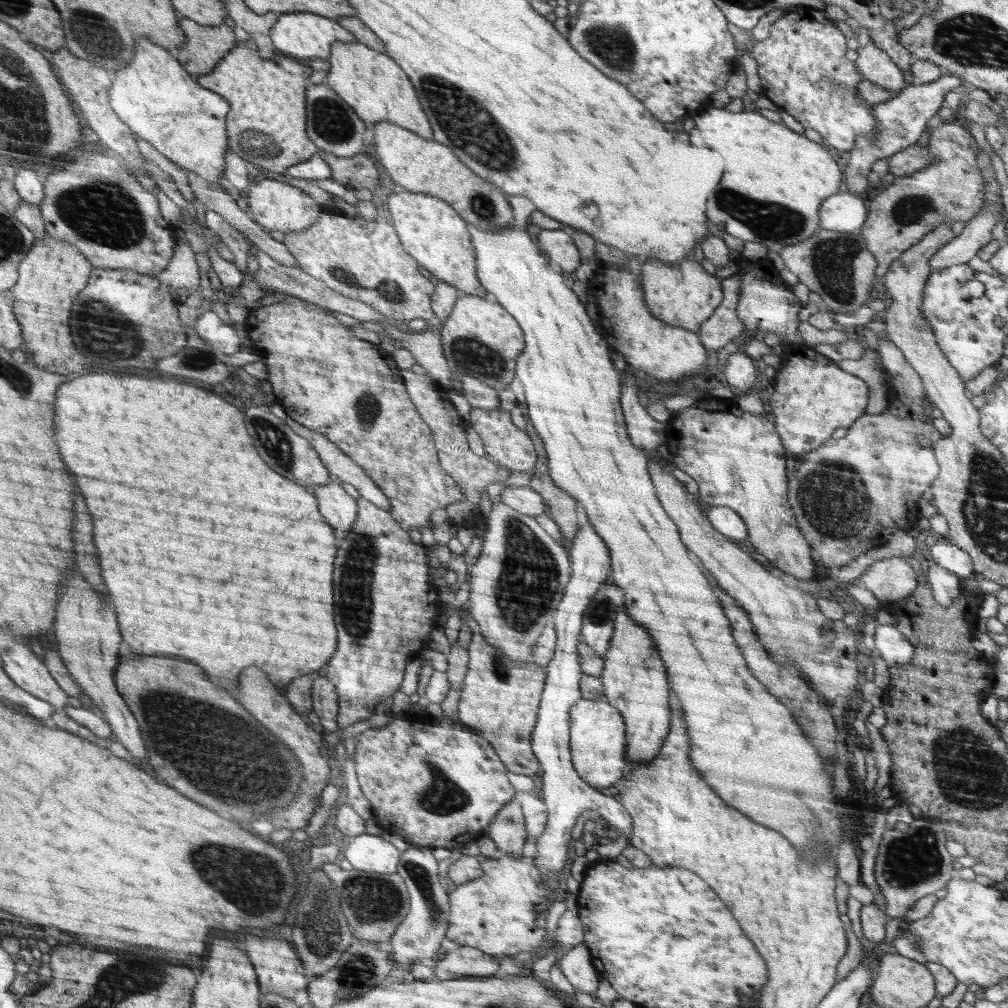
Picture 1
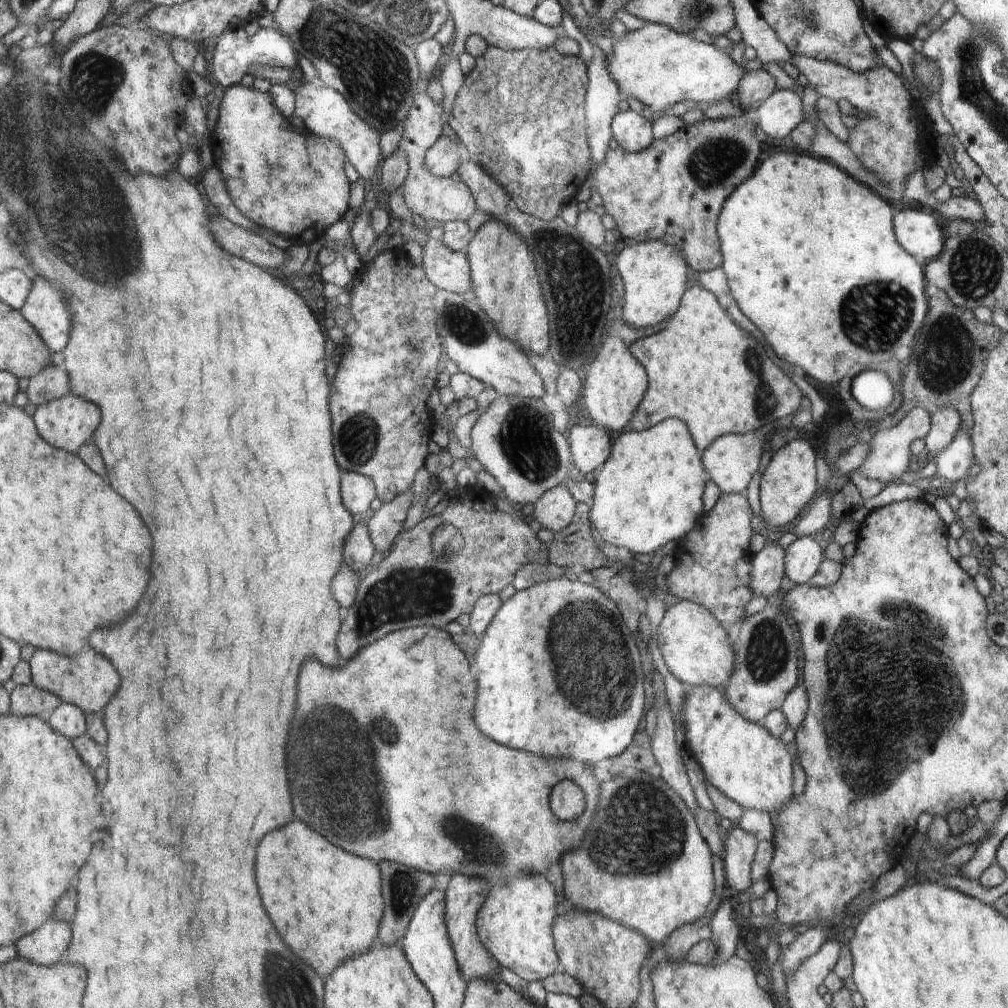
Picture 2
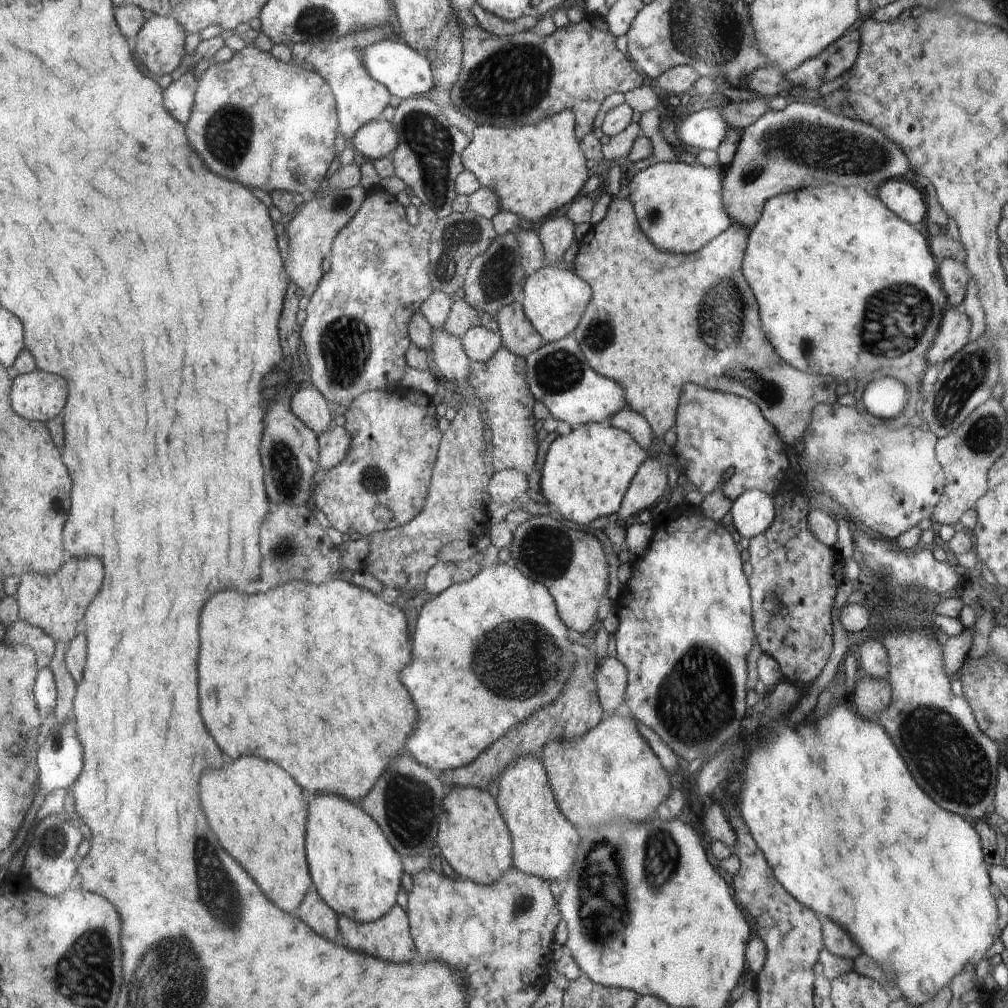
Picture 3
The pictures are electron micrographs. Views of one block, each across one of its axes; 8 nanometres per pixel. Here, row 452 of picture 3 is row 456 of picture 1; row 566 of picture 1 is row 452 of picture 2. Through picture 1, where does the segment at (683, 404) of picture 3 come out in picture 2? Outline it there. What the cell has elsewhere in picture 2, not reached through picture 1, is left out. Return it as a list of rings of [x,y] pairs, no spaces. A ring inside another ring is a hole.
[[[791,440],[782,448],[773,448],[760,478],[760,504],[764,526],[780,528],[790,524],[812,500],[818,490],[814,460],[814,450],[804,440]]]

